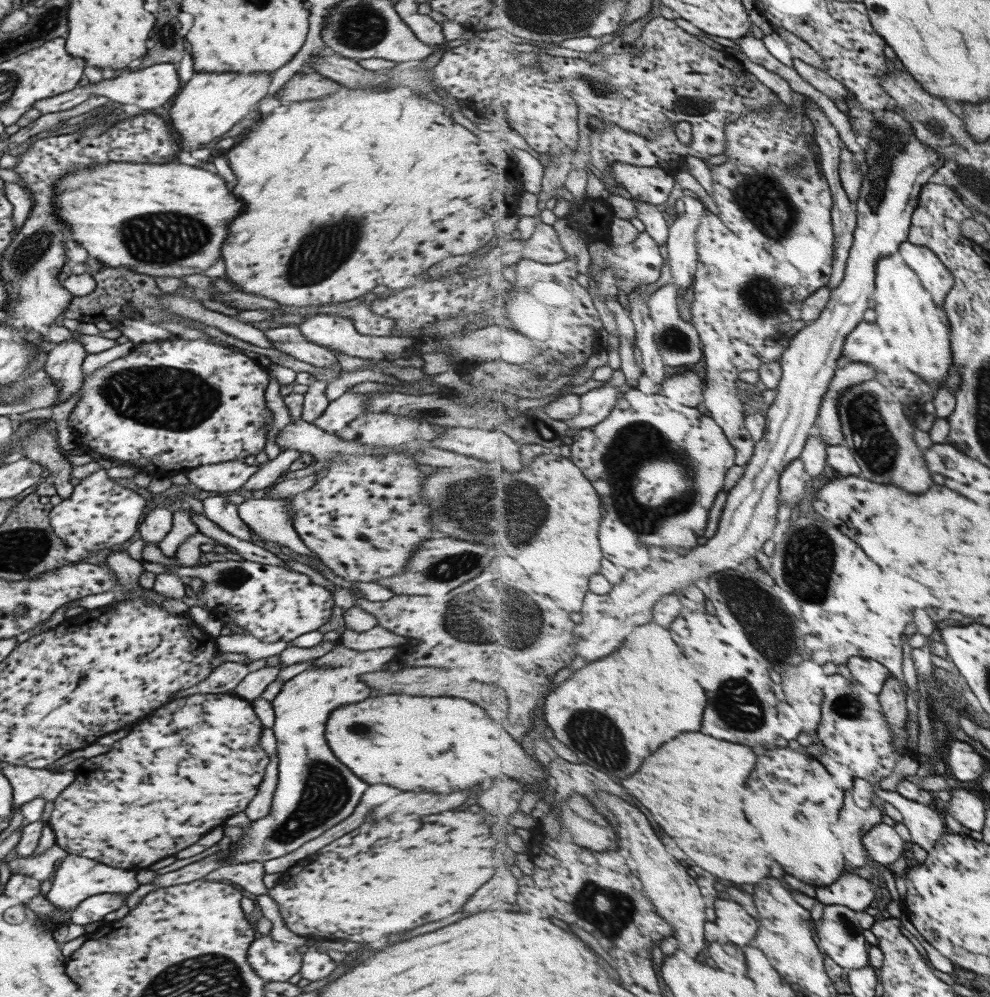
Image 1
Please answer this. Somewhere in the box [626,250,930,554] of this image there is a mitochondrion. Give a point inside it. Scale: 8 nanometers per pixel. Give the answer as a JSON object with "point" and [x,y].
{"point":[875,441]}

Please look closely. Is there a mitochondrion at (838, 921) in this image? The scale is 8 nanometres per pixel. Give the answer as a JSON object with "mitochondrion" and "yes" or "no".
{"mitochondrion":"yes"}

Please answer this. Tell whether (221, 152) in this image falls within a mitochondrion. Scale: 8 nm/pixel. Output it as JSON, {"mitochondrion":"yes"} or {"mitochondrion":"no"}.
{"mitochondrion":"no"}

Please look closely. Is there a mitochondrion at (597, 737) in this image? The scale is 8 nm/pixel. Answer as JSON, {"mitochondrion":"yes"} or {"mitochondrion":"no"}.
{"mitochondrion":"yes"}

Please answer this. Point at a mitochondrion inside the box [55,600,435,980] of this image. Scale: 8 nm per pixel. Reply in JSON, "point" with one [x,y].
{"point":[325,792]}

